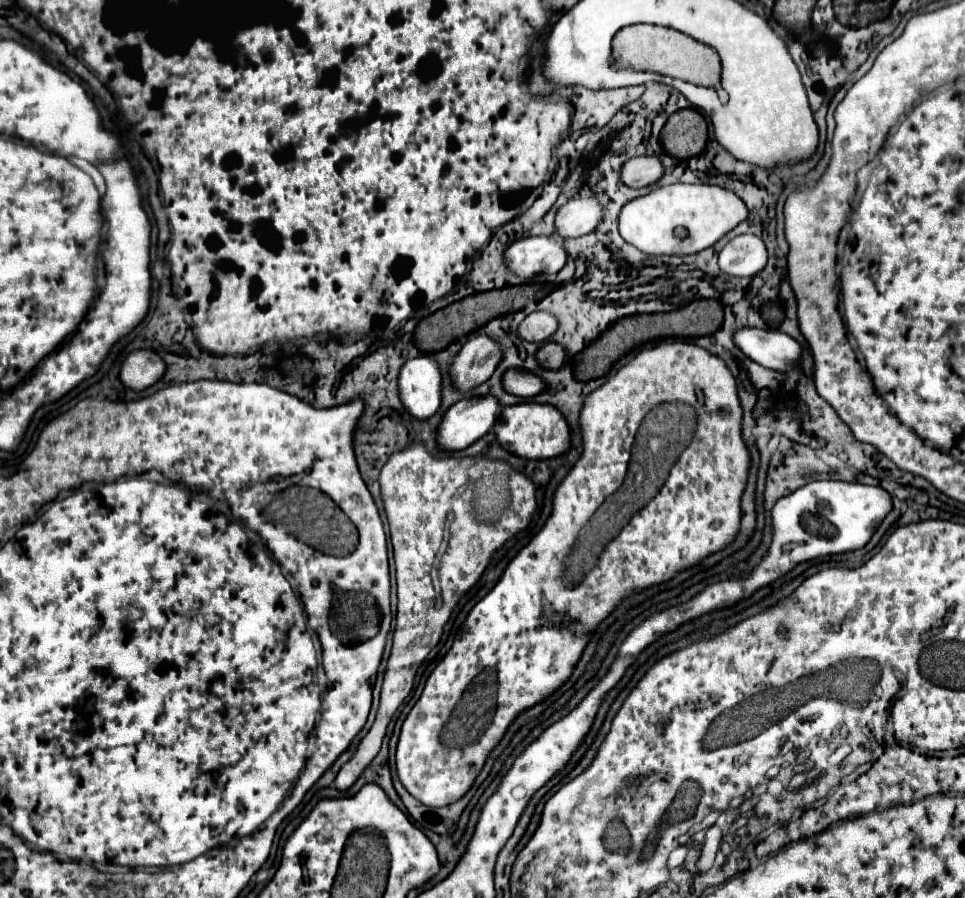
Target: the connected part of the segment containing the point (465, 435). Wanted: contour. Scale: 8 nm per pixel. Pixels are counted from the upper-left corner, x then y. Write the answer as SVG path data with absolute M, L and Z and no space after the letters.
M471 397L455 403L443 415L437 427L437 445L441 451L461 451L481 439L499 417L495 397Z

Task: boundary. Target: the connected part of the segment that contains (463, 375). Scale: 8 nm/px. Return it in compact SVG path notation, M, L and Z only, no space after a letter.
M487 335L471 337L461 351L455 355L451 365L451 381L455 391L471 391L473 387L485 383L501 361L499 345Z

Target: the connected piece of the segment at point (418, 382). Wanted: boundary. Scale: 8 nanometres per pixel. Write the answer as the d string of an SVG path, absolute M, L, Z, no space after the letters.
M421 355L405 361L399 373L399 399L415 419L429 419L441 405L439 365Z

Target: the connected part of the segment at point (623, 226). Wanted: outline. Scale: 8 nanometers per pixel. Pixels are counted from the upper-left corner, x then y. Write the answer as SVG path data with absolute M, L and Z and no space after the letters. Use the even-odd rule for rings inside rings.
M675 183L675 185L659 187L659 189L651 191L649 195L629 201L619 213L619 233L627 243L635 245L637 249L641 249L647 255L691 255L691 253L699 253L699 251L715 245L725 233L729 233L733 227L737 227L745 219L747 219L745 203L729 189L723 189L717 185L707 185L707 183L703 183L703 185ZM675 227L685 227L689 231L689 235L685 239L675 237L675 233L673 233Z

